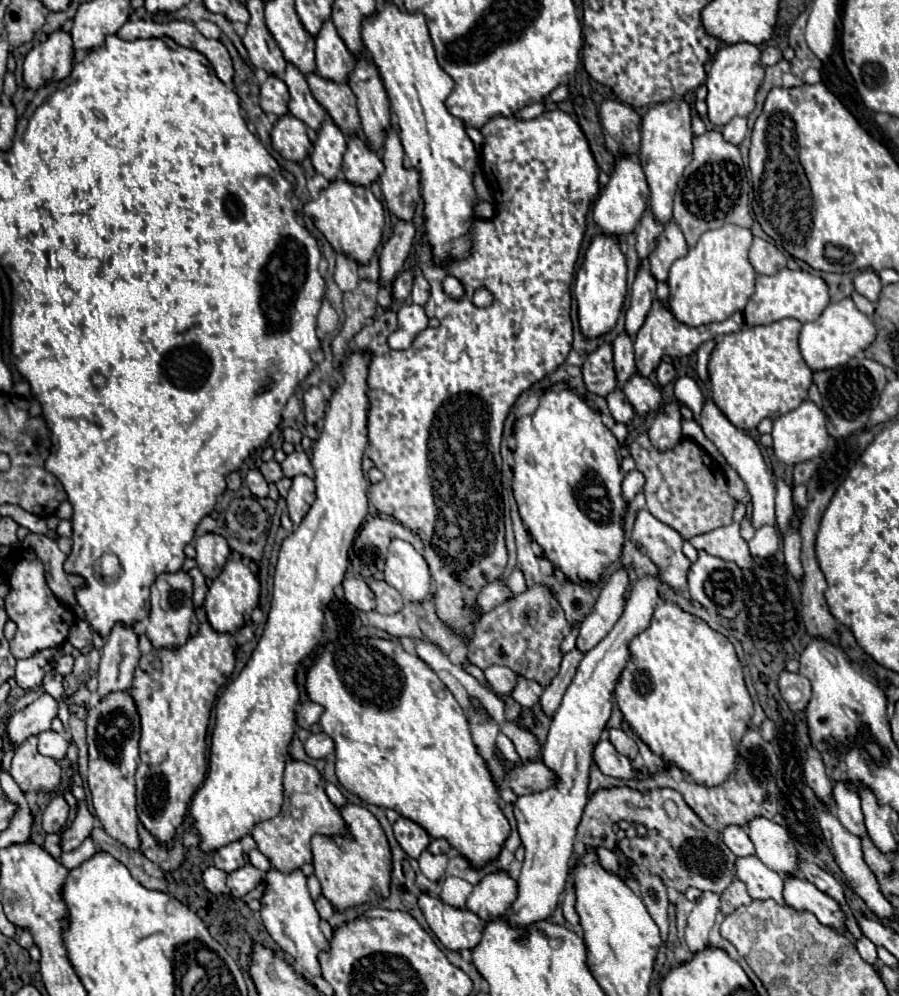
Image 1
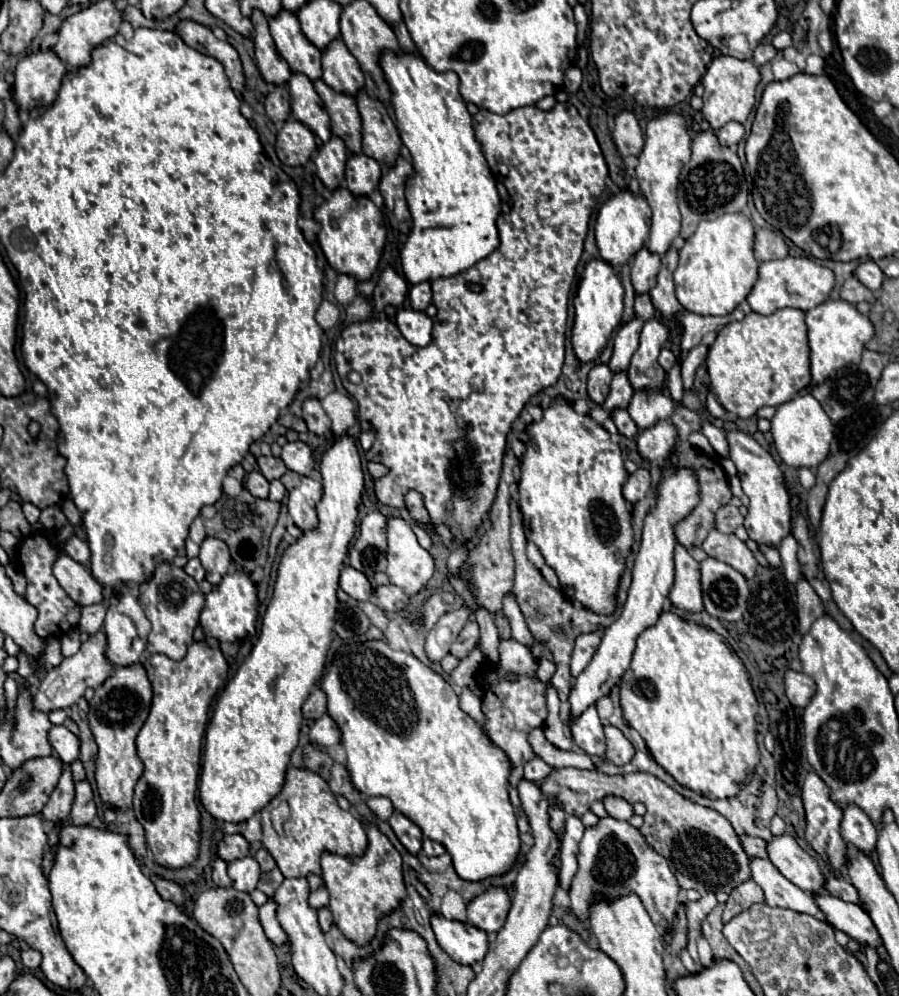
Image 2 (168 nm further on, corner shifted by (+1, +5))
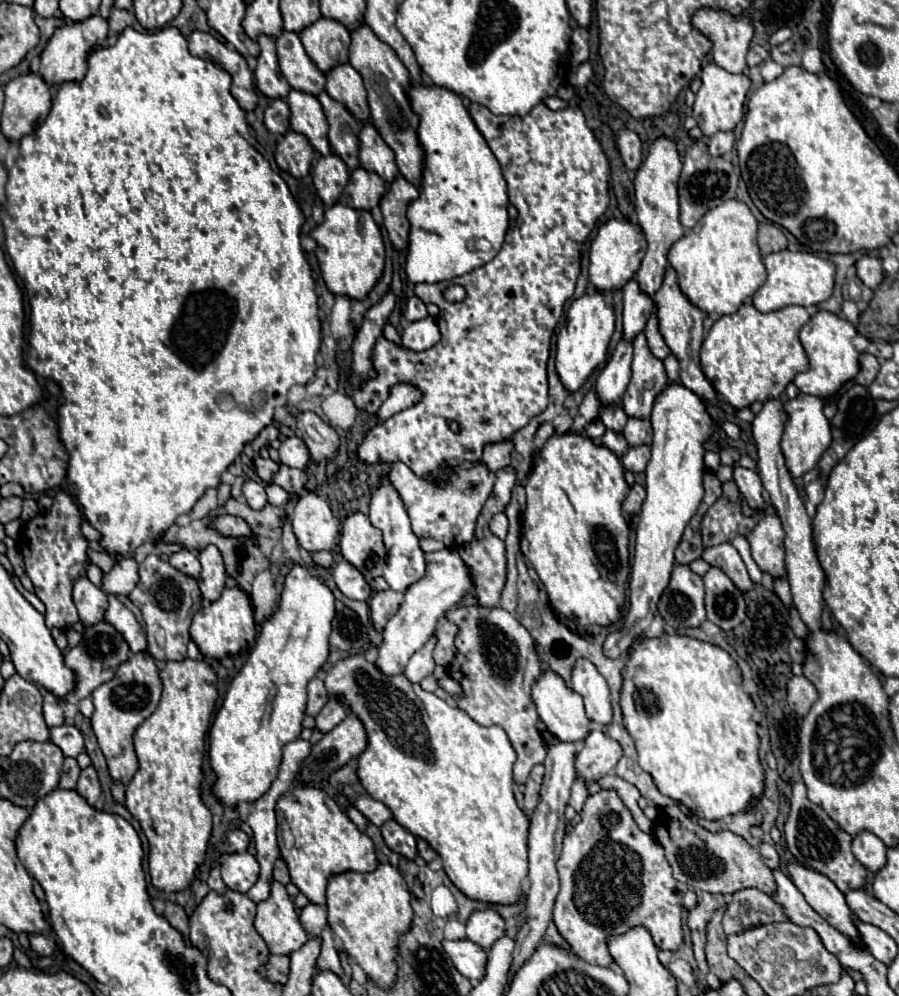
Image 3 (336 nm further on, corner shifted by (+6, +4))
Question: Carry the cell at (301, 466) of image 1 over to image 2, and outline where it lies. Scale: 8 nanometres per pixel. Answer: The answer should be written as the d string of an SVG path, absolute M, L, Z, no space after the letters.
M303 441L285 443L281 459L287 465L287 469L291 469L291 471L295 471L299 475L309 475L313 471L313 465L315 465L309 445L305 445Z

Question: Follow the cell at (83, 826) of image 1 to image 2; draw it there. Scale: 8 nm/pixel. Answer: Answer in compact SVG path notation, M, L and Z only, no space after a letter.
M79 781L75 785L75 803L71 807L69 819L73 825L81 827L81 825L91 825L95 821L95 815L97 815L97 809L95 809L91 785L87 781Z

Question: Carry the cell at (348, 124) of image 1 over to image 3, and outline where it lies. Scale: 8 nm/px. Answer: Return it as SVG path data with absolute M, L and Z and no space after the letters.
M322 92L318 96L318 100L320 100L322 110L330 124L330 130L328 130L330 150L336 156L340 156L350 170L356 170L360 166L360 162L358 162L358 132L362 126L358 124L358 120L354 120L354 116L350 116L350 112L342 104L332 100L326 92Z

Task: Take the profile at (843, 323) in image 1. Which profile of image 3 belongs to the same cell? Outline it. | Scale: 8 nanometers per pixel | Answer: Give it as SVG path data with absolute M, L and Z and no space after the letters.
M816 312L810 322L800 330L800 342L808 356L808 370L796 374L794 384L800 392L826 398L834 394L846 380L858 374L858 350L852 344L856 328L846 320L830 312Z

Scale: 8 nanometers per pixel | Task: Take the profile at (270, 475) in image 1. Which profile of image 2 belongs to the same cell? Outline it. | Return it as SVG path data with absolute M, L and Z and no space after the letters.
M271 455L271 457L259 457L257 463L259 463L259 469L261 469L261 473L263 473L263 477L265 477L267 481L279 479L279 477L287 471L285 463L283 463L281 459L273 457L273 455Z

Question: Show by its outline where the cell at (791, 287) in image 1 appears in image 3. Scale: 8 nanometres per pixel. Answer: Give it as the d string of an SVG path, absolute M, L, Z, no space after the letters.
M780 250L780 252L772 252L770 256L766 256L764 266L768 270L768 280L752 296L752 304L760 312L774 312L774 310L780 310L784 306L790 306L790 304L810 308L810 306L816 306L816 304L828 300L832 294L836 266L828 258L820 258L816 254L810 254L810 252Z

